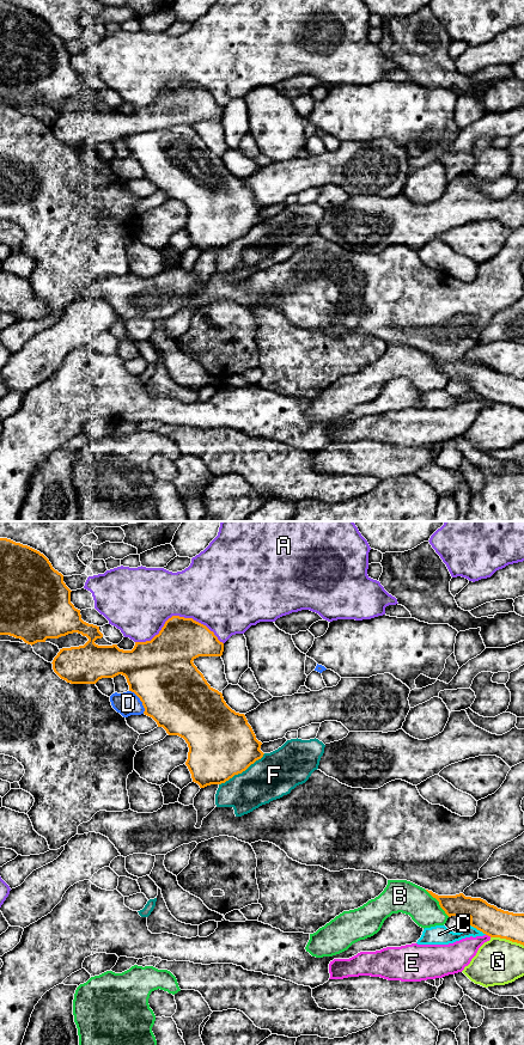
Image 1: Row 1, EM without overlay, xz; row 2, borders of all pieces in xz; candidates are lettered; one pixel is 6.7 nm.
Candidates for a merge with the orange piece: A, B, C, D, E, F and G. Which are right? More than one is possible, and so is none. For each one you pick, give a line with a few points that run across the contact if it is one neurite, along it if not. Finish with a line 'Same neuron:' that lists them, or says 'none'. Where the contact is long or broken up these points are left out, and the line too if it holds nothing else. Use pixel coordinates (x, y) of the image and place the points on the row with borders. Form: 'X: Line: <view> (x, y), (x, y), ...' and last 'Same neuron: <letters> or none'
Same neuron: none

